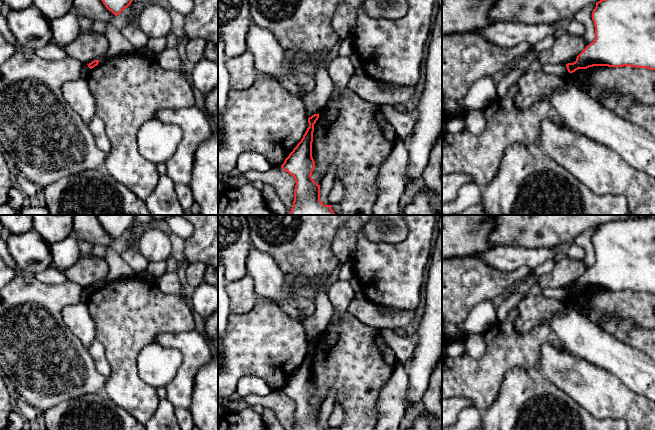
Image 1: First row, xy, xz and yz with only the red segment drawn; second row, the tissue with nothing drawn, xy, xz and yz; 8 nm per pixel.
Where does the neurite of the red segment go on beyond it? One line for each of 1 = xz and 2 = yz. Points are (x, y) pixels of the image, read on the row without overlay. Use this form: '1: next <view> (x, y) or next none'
1: next none
2: next none

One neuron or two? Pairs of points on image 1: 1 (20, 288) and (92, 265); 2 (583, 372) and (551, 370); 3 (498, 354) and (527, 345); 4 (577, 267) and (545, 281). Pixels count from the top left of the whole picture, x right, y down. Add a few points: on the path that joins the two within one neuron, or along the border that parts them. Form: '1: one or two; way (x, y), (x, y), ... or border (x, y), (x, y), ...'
1: two; border (67, 279), (78, 283), (84, 288)
2: one; way (575, 372), (559, 370)
3: one; way (505, 349), (520, 349)
4: one; way (569, 270), (562, 276), (553, 279)

